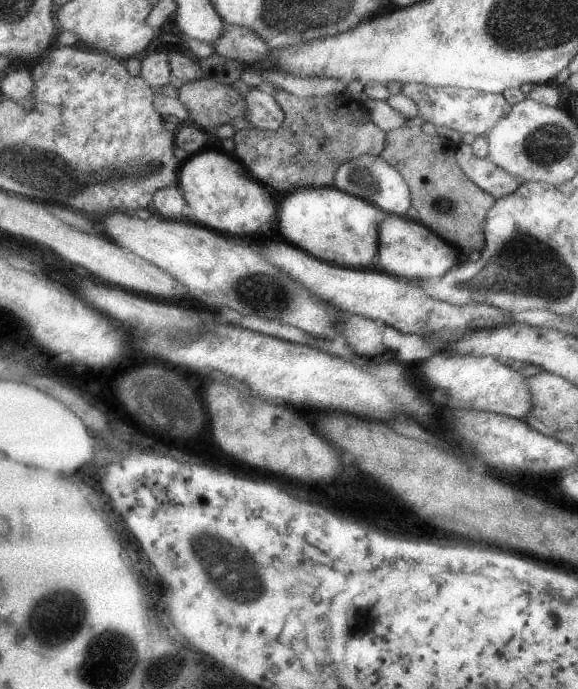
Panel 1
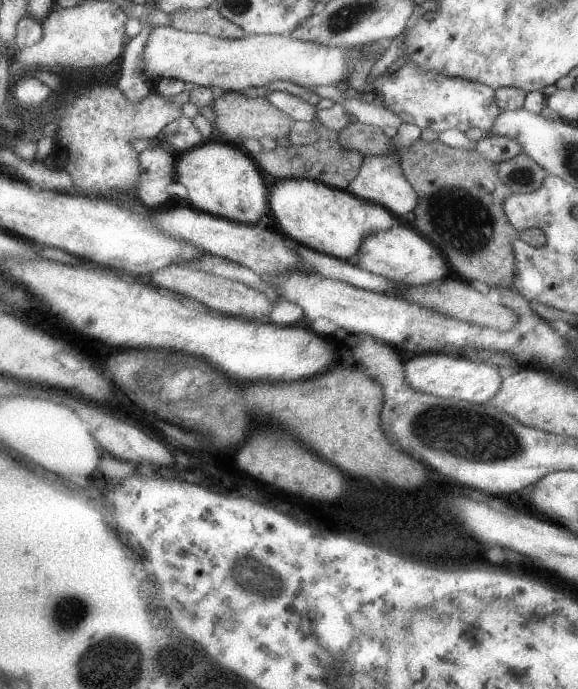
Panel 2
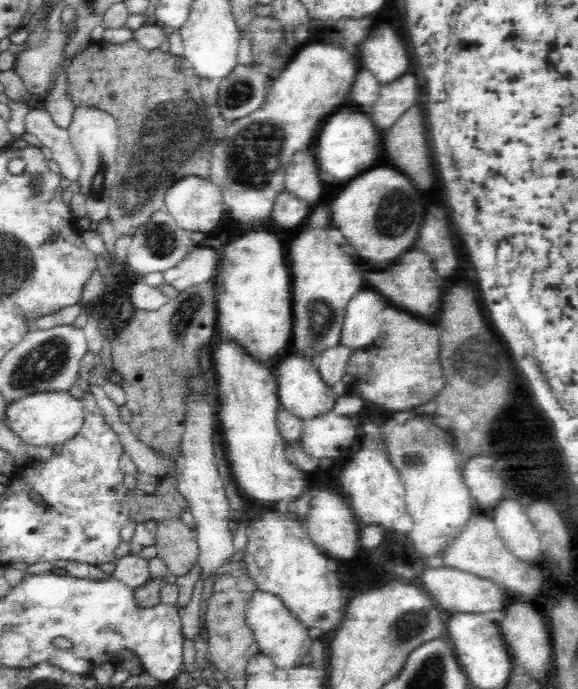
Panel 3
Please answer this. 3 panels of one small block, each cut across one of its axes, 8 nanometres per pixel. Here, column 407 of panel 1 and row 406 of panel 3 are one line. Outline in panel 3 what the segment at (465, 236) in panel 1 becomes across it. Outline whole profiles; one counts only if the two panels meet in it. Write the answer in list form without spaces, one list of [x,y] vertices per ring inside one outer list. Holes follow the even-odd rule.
[[[214,275],[179,292],[174,299],[168,299],[157,310],[135,310],[126,326],[114,336],[112,343],[112,361],[114,369],[122,375],[126,392],[126,406],[131,411],[129,428],[131,432],[154,452],[170,455],[178,448],[178,436],[182,434],[183,384],[187,371],[199,364],[197,352],[209,347],[209,341],[216,327],[216,289]]]

